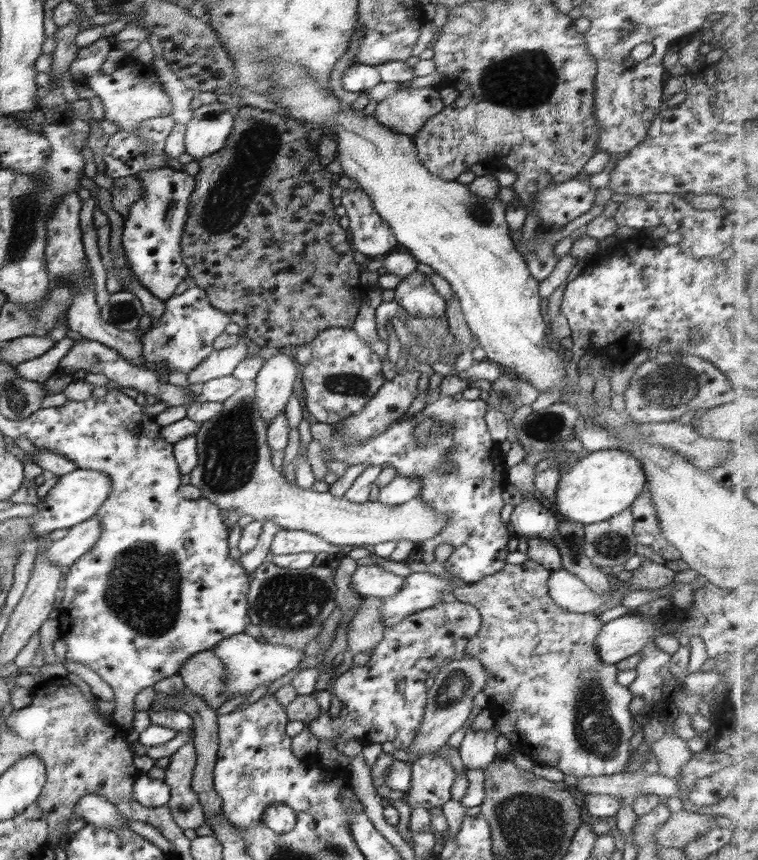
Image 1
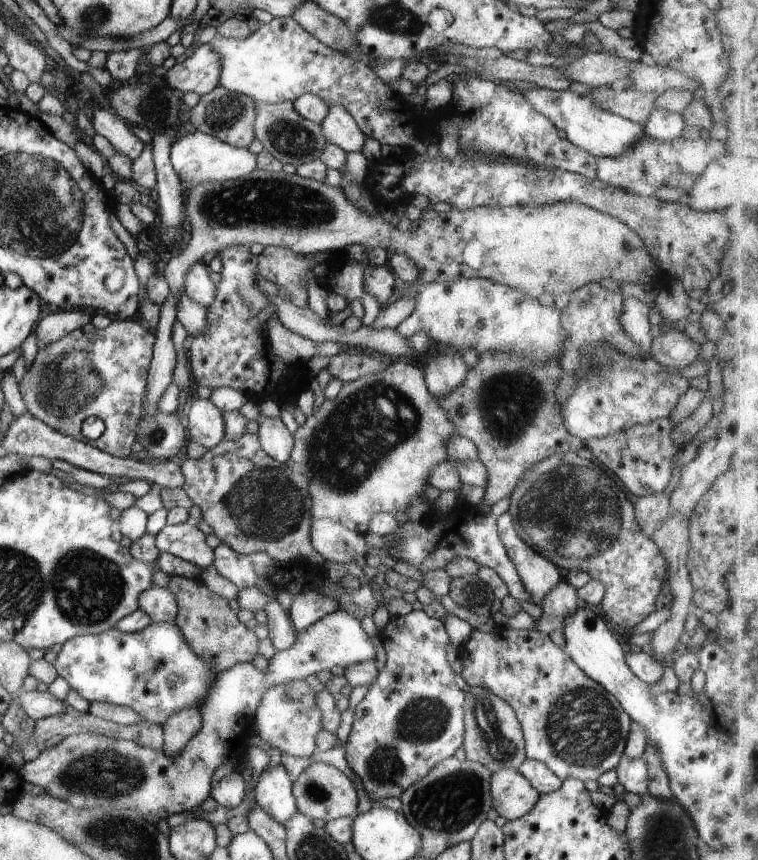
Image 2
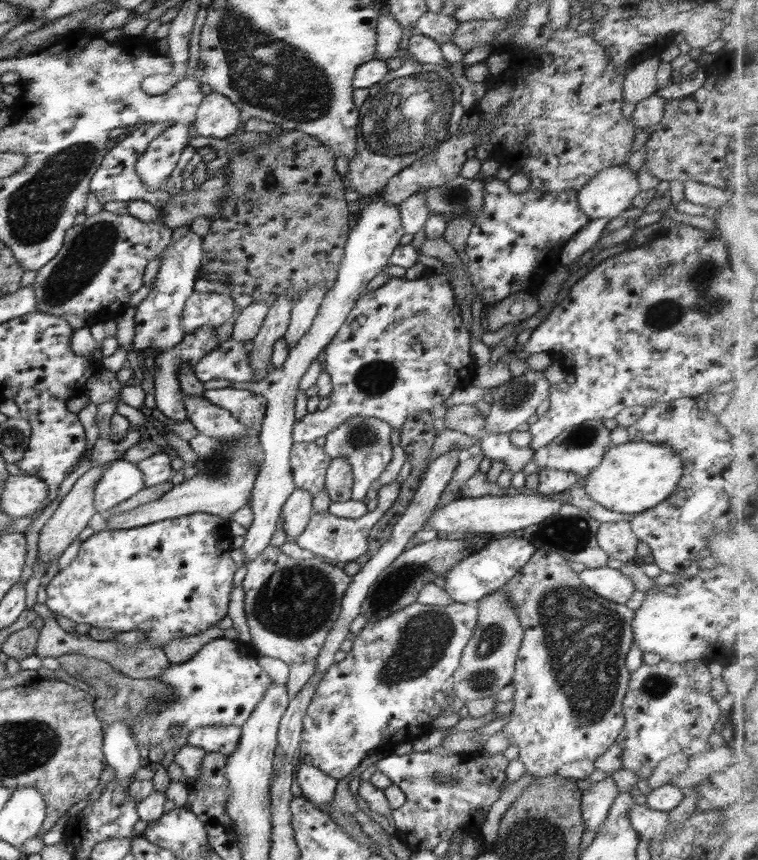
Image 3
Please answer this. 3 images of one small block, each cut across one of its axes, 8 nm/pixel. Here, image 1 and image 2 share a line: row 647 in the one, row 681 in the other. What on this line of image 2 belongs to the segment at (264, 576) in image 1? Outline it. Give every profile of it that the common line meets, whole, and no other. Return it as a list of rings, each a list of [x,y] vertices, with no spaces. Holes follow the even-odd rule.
[[[305,680],[270,686],[254,714],[254,735],[265,740],[268,751],[275,747],[294,758],[310,758],[316,752],[316,734],[322,729],[322,710],[316,704],[316,695]]]

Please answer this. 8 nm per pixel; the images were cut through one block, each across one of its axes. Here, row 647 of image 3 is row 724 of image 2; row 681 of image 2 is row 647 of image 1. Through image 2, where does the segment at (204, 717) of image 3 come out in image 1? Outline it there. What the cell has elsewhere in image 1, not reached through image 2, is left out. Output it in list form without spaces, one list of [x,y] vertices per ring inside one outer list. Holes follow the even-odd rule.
[[[248,633],[235,634],[230,638],[220,640],[212,651],[224,663],[225,674],[227,674],[227,700],[238,694],[249,694],[260,684],[273,682],[281,676],[299,666],[300,660],[305,657],[304,650],[298,647],[286,647],[286,645],[261,643],[258,638],[254,638]]]

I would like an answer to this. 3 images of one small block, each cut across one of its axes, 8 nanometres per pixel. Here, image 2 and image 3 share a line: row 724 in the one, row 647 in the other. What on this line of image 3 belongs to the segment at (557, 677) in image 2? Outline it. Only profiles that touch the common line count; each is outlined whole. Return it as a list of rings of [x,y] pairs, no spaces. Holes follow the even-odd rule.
[[[548,548],[536,549],[528,562],[503,586],[502,590],[517,608],[518,618],[525,631],[517,654],[512,683],[510,683],[515,688],[512,698],[514,707],[512,712],[508,714],[508,724],[500,730],[500,734],[508,739],[510,746],[519,747],[519,760],[525,765],[526,772],[533,774],[536,778],[558,775],[564,778],[586,779],[596,769],[594,763],[597,758],[603,756],[608,748],[616,743],[620,731],[624,728],[623,700],[624,695],[628,692],[631,676],[631,673],[626,670],[625,658],[633,643],[631,622],[635,610],[598,596],[581,581],[579,572],[575,572],[570,567],[569,560],[566,560],[559,552],[550,551]]]

